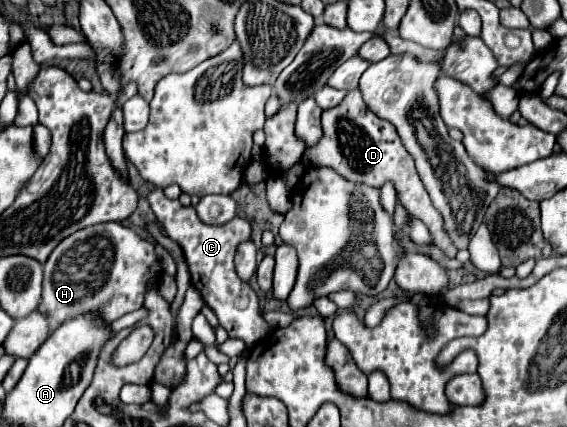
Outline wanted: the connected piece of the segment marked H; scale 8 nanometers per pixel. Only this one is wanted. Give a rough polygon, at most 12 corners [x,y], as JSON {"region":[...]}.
{"region":[[120,223],[84,227],[44,263],[52,327],[86,309],[142,307],[154,243]]}

